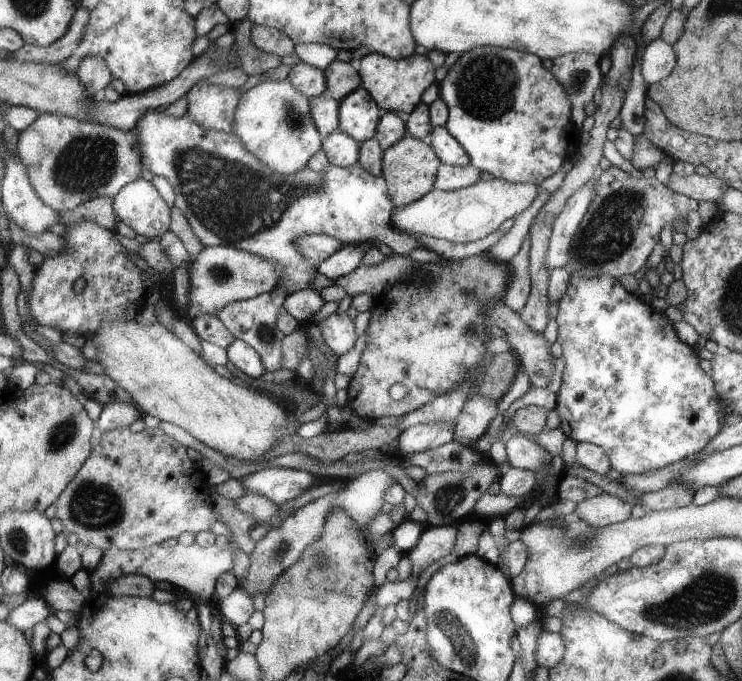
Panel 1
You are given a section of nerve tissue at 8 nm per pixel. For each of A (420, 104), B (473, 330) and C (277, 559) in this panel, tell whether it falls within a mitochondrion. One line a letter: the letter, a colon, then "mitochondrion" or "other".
A: other
B: mitochondrion
C: mitochondrion

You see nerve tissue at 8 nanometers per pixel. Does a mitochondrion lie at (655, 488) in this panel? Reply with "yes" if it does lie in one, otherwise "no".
no

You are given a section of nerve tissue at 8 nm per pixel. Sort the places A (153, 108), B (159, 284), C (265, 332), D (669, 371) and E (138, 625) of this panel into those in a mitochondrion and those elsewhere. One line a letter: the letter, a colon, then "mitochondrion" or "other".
A: other
B: other
C: mitochondrion
D: other
E: other

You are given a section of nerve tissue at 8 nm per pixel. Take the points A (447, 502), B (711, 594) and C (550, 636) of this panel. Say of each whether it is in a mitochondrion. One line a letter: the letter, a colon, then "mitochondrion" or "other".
A: mitochondrion
B: mitochondrion
C: other

